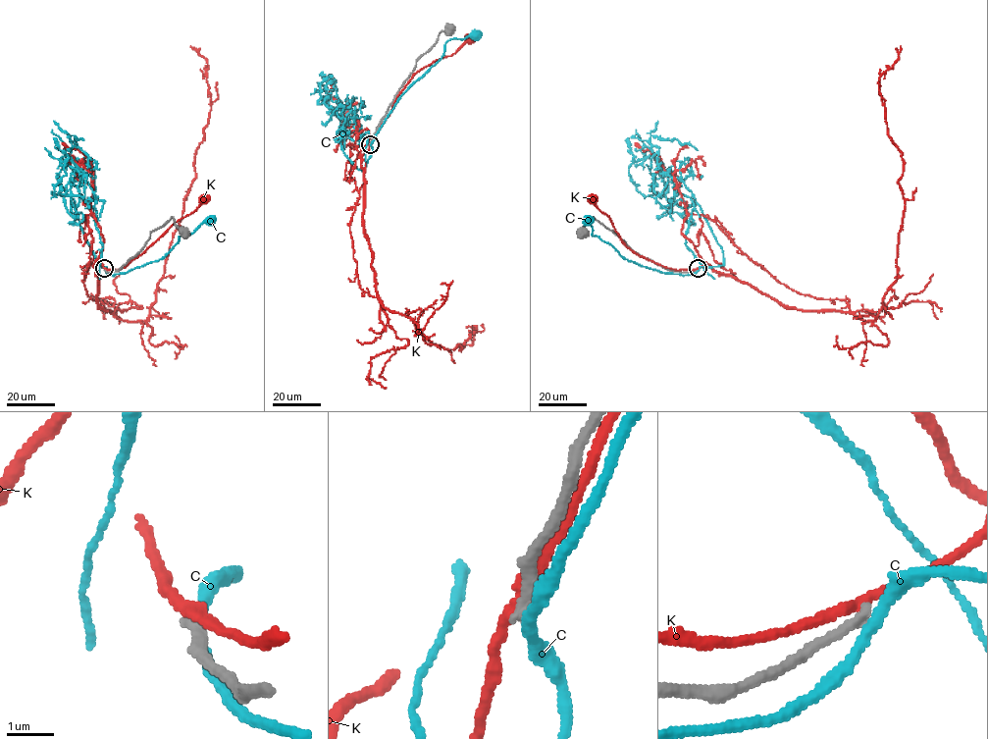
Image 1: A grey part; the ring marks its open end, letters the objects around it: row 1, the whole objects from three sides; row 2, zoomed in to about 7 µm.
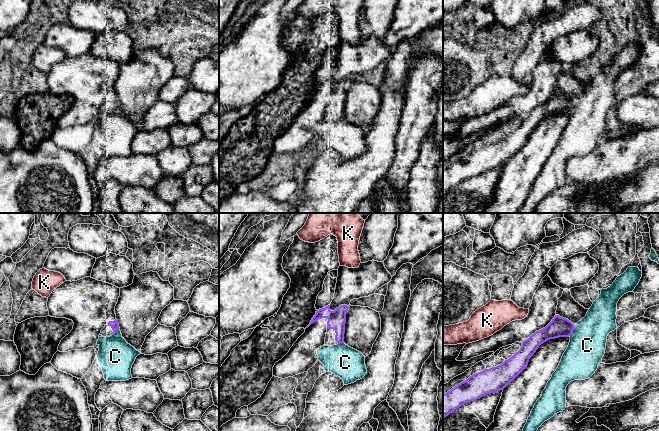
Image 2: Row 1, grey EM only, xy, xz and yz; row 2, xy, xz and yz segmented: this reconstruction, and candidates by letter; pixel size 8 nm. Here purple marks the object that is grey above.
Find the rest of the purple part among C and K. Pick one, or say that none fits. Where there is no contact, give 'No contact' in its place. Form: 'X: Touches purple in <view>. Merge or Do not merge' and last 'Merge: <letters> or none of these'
C: Touches purple in yz. Do not merge
K: No contact. Do not merge
Merge: none of these

